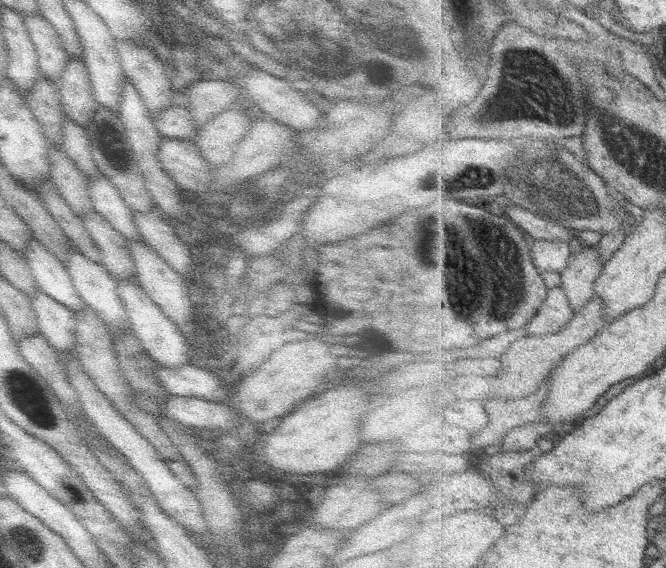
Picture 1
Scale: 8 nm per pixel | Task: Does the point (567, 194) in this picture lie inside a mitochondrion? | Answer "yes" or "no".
yes

